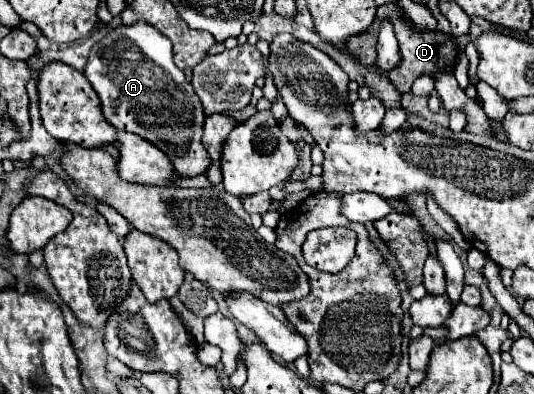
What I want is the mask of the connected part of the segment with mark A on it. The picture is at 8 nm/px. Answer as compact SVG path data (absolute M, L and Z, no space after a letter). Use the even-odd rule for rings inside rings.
M136 22L132 26L118 26L106 38L96 42L88 54L88 64L84 76L96 90L102 106L104 118L116 128L124 132L138 134L152 144L156 144L164 154L168 154L172 166L176 168L176 176L194 178L206 174L212 160L202 146L202 126L204 126L204 110L202 102L196 96L192 84L186 80L184 72L172 60L172 42L164 38L154 26L146 22Z

